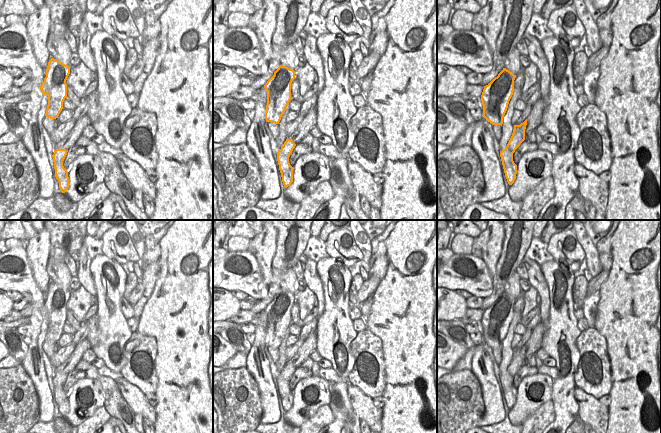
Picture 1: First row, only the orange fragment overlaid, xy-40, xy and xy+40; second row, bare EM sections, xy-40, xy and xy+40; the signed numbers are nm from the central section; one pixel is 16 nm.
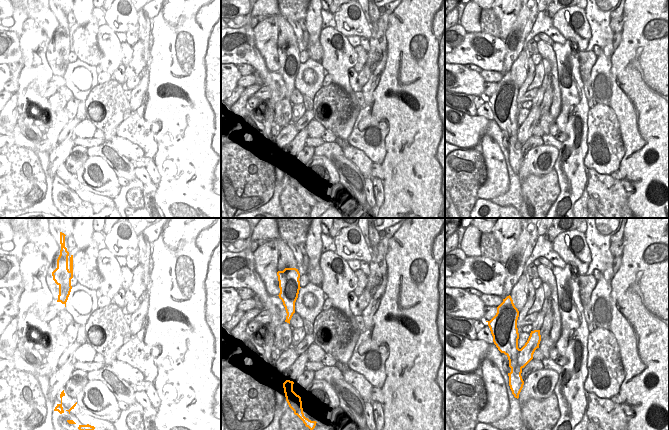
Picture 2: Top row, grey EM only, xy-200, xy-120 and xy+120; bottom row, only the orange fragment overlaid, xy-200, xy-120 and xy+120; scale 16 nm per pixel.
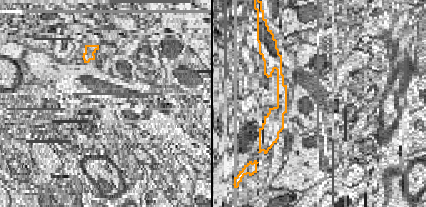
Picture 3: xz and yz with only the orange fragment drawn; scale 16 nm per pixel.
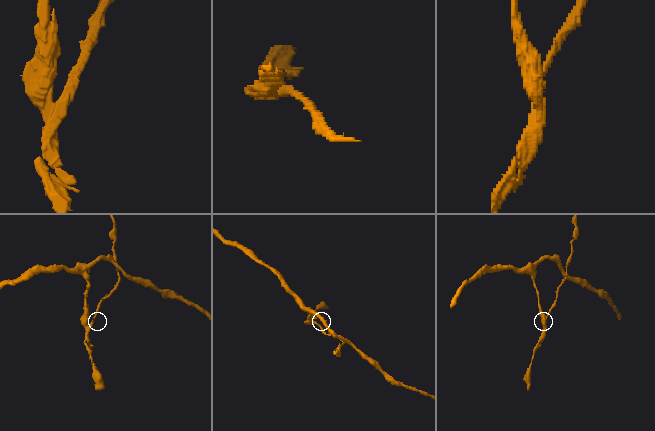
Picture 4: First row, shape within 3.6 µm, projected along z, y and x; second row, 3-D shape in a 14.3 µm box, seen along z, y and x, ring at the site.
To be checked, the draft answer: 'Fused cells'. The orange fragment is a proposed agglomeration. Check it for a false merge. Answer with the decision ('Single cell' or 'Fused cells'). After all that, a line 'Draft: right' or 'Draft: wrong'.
Fused cells.
Draft: right

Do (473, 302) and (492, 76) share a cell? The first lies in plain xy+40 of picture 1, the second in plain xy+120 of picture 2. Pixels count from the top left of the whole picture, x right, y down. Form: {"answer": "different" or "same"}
{"answer": "same"}

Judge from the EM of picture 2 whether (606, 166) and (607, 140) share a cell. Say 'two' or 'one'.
one

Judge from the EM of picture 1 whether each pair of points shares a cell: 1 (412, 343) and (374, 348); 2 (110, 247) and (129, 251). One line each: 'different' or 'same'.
1: different
2: same

